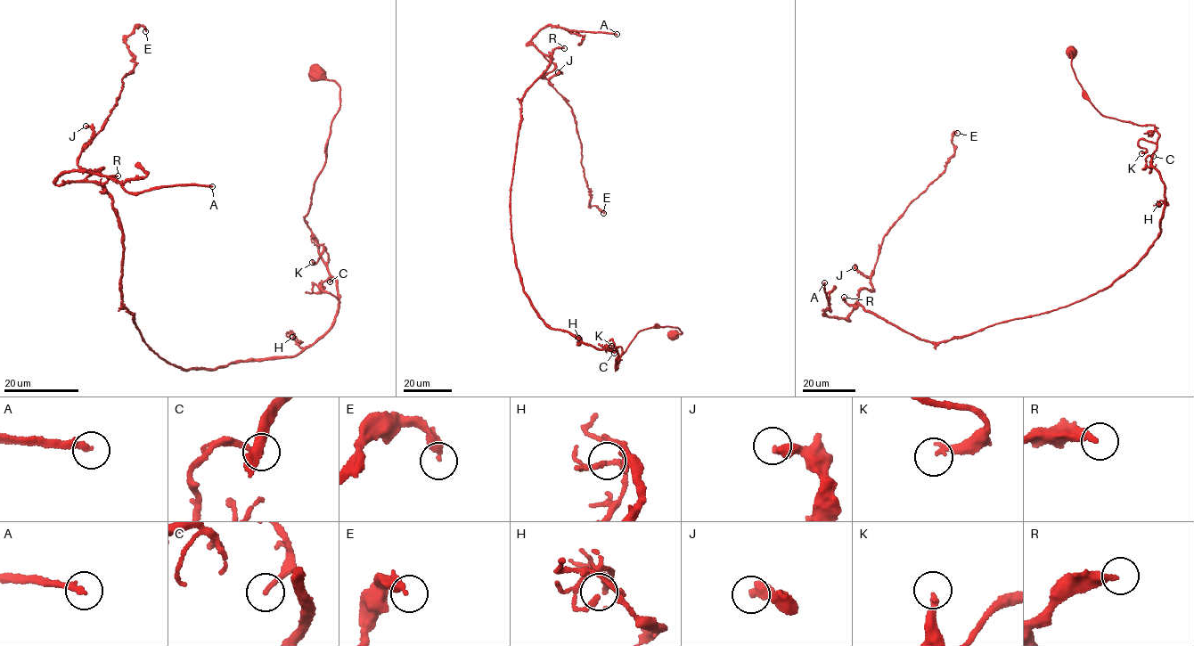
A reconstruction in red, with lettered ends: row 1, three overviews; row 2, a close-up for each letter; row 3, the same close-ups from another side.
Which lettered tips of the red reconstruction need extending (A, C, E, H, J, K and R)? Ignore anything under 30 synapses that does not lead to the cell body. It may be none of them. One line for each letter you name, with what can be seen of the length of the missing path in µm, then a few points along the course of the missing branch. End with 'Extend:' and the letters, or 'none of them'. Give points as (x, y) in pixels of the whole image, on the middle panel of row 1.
A: 60 µm | (617, 34), (658, 32), (670, 43), (680, 47), (697, 43), (700, 47), (695, 66), (689, 69), (686, 66)
Extend: A

